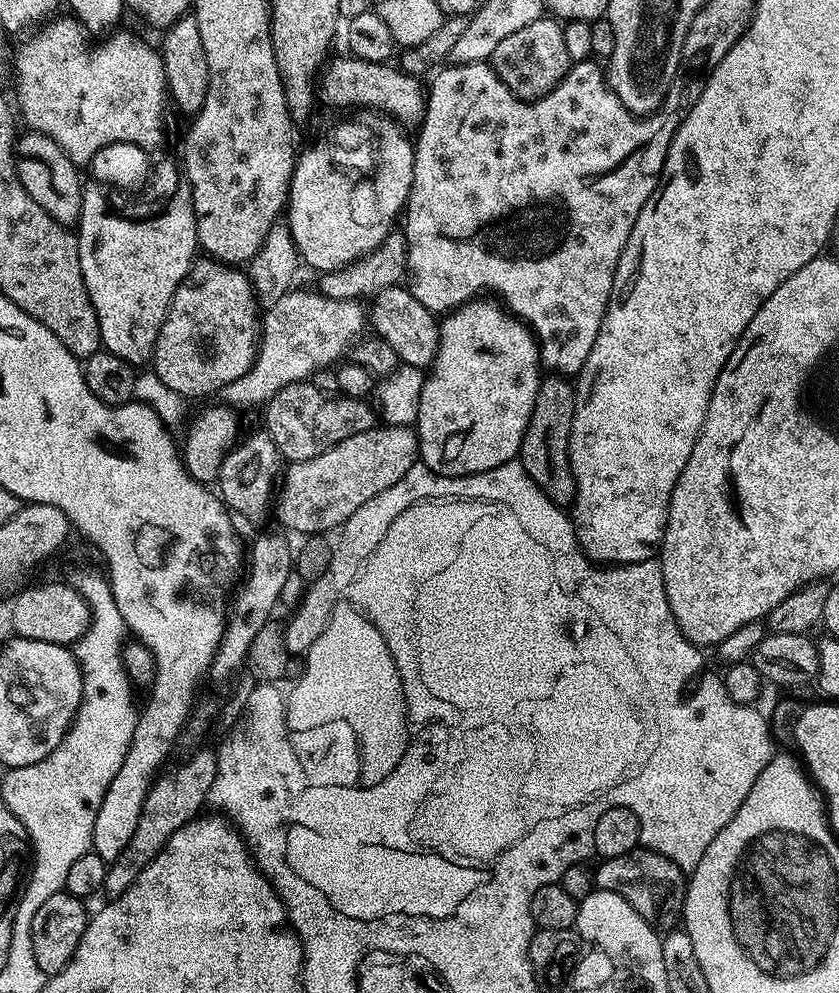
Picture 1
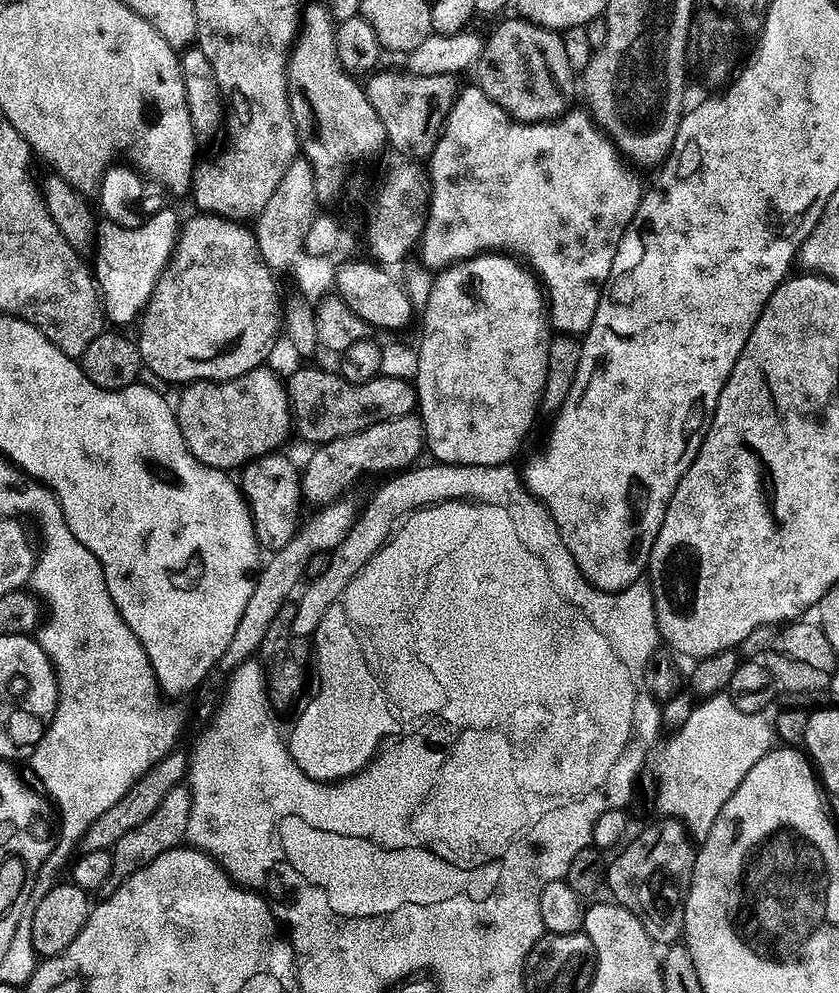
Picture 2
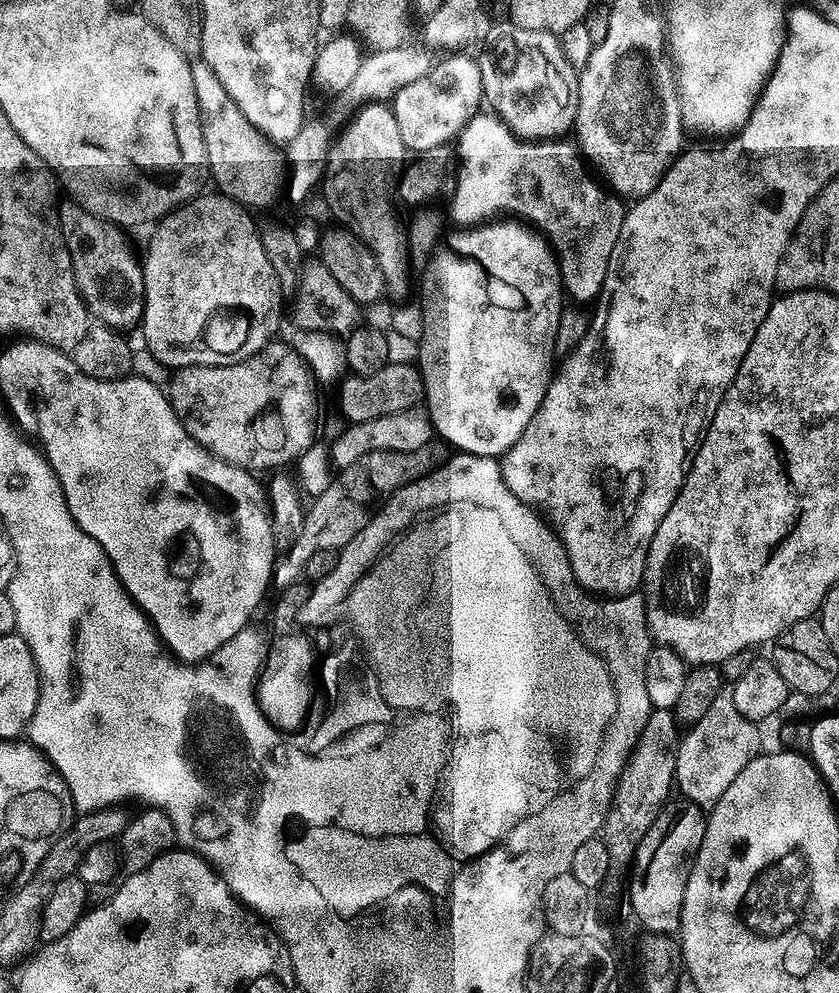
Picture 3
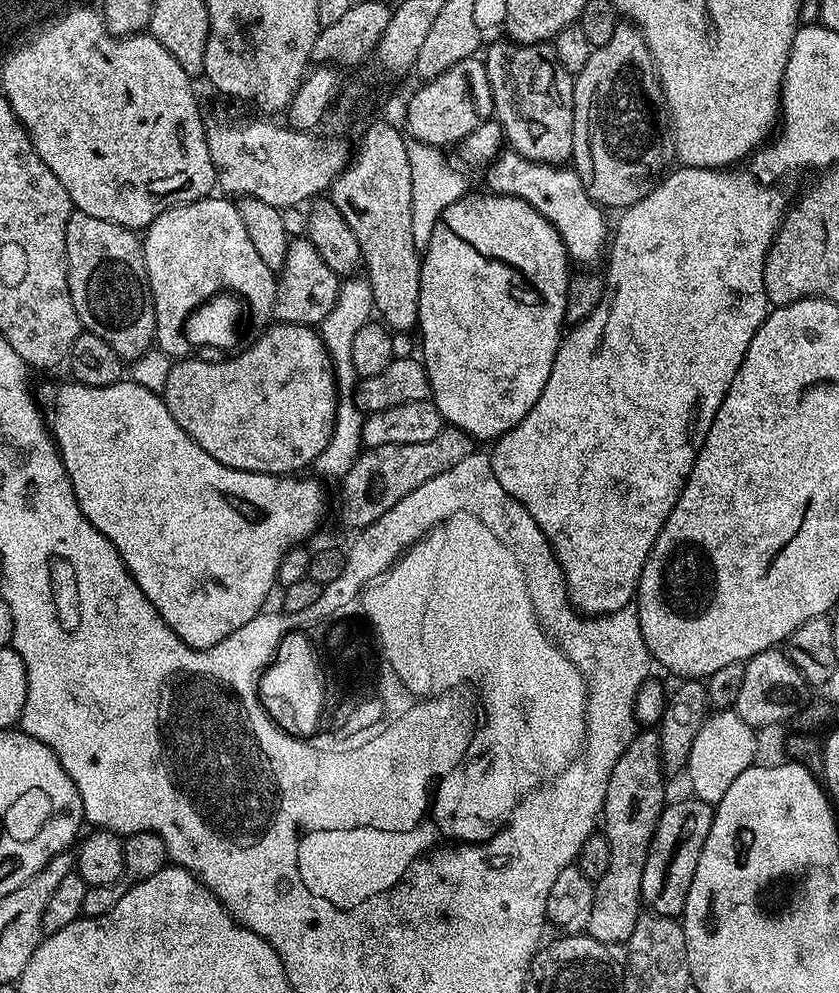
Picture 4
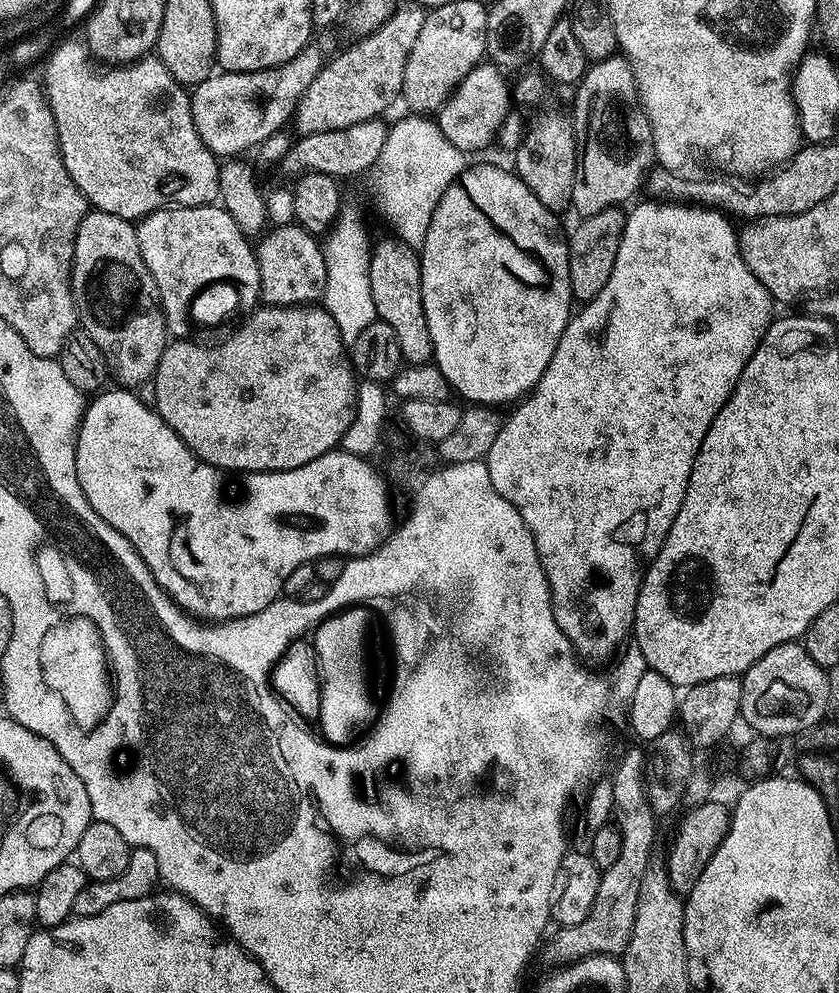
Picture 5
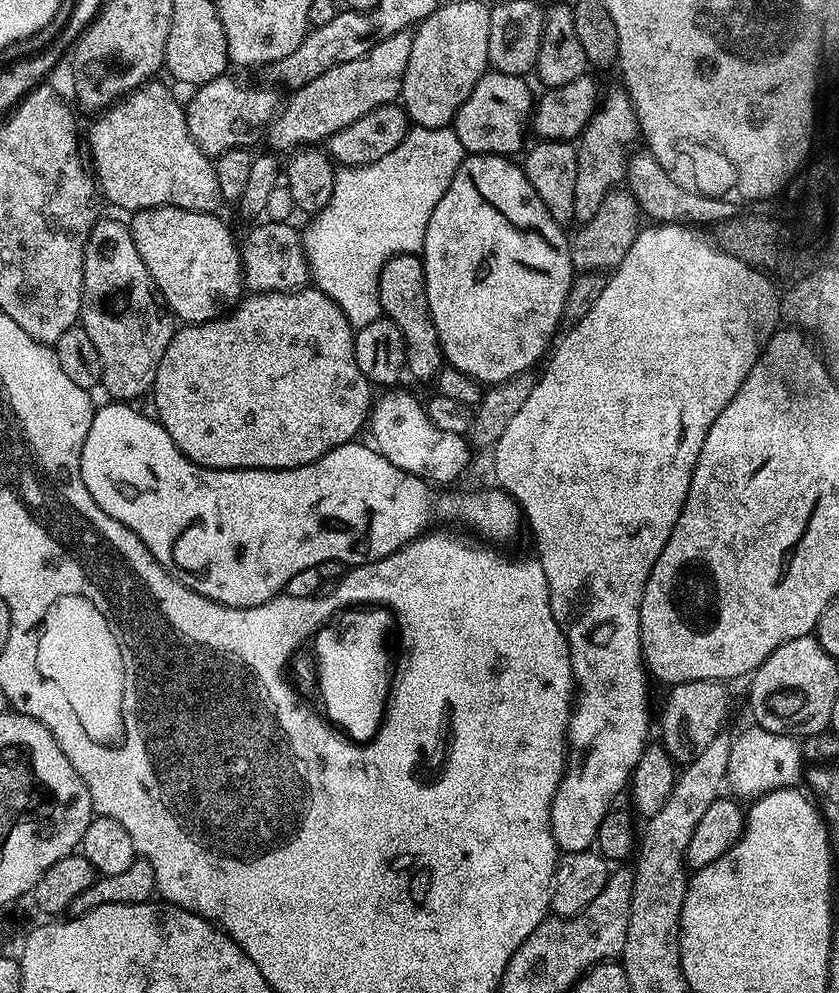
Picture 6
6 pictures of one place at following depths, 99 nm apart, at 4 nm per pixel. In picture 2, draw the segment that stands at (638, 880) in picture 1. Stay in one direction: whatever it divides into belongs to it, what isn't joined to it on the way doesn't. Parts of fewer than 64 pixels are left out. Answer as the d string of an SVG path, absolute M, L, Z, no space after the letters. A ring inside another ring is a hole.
M660 818L657 824L642 829L640 836L632 838L607 865L607 891L612 891L611 899L615 903L630 910L635 919L643 922L653 944L671 946L684 935L686 898L696 861L696 848L687 829L671 818Z

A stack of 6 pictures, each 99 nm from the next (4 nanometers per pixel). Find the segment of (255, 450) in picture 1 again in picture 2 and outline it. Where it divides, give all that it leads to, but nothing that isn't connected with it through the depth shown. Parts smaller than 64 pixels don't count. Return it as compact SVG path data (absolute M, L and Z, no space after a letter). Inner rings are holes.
M275 451L256 460L249 460L238 476L240 491L243 492L244 501L248 503L252 515L257 545L263 551L265 548L265 553L268 554L282 550L282 546L292 543L302 524L302 520L300 521L302 472L298 464L296 468L295 462L290 457L280 455L279 451Z

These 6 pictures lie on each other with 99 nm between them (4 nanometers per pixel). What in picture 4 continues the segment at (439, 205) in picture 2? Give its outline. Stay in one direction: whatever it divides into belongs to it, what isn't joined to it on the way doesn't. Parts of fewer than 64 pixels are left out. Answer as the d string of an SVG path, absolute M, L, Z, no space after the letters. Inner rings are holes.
M504 150L487 165L486 171L488 171L487 191L489 193L522 198L527 204L534 206L534 210L538 210L538 214L542 214L542 218L550 221L554 230L558 230L558 234L568 251L569 261L573 265L592 264L599 256L601 259L605 255L606 245L610 240L610 220L608 224L607 218L604 217L607 216L605 209L594 203L590 194L586 194L575 168L555 164L536 164L533 160L522 158L514 151Z

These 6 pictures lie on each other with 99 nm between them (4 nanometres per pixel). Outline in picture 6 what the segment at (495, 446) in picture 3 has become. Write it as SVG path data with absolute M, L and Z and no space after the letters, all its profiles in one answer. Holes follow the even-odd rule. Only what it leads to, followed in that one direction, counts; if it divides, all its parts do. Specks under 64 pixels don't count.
M465 155L446 194L442 194L438 206L434 206L434 214L430 214L430 222L426 226L426 238L422 253L424 277L426 278L426 298L430 306L432 321L438 330L438 338L444 351L445 361L451 367L458 369L462 375L476 381L477 384L491 386L504 383L516 375L532 372L536 368L535 364L539 365L545 359L546 353L557 335L556 327L560 322L562 323L564 318L567 294L574 281L570 240L567 235L564 237L564 232L560 228L563 228L561 221L553 218L546 210L546 206L542 206L542 198L538 198L538 194L530 186L523 167L515 159L507 156Z

